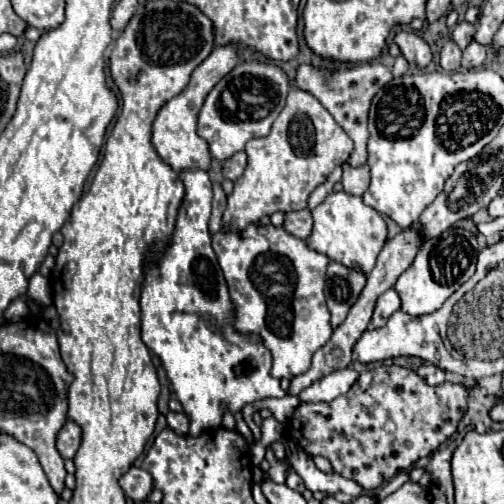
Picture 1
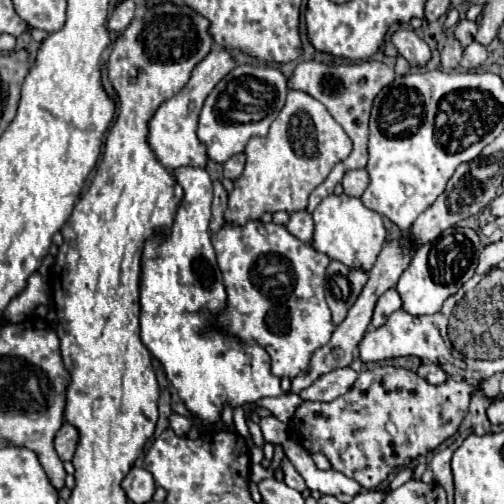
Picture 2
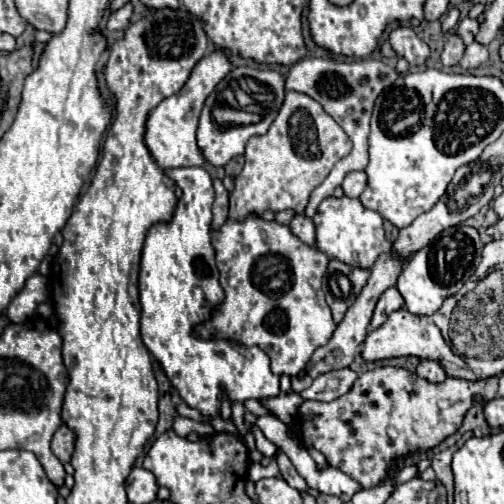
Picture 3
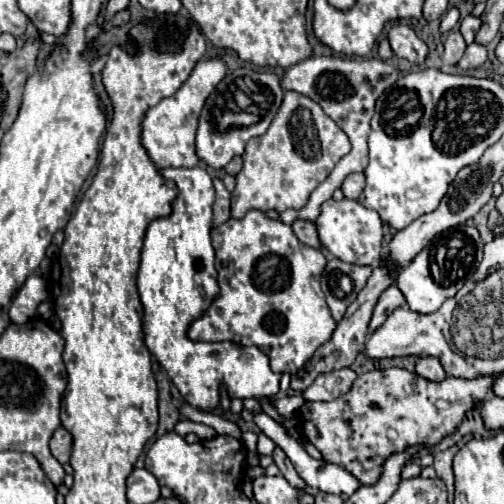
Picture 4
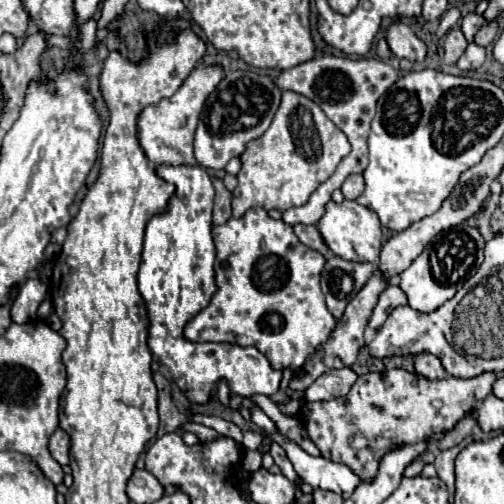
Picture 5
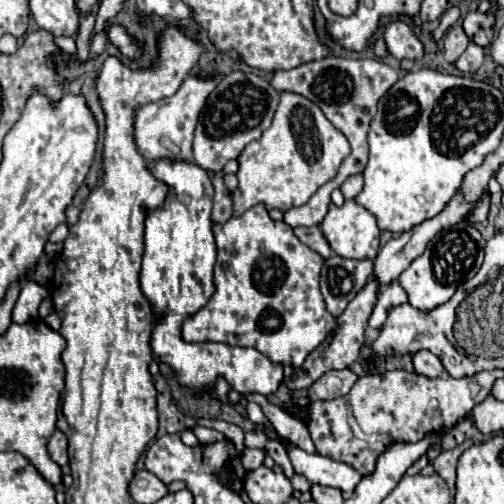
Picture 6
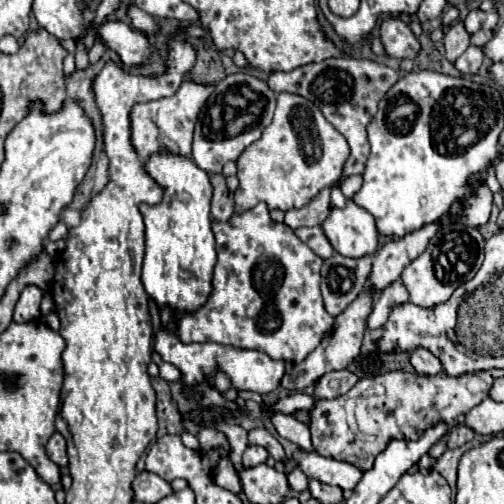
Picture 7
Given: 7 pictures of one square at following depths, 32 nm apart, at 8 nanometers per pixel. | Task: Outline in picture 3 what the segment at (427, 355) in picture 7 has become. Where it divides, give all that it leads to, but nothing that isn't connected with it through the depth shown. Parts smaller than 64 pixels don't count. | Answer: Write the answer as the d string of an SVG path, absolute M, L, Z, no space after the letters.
M422 360L416 368L416 374L420 378L426 378L428 382L434 382L434 384L446 380L446 372L440 368L438 362L432 362L432 360Z

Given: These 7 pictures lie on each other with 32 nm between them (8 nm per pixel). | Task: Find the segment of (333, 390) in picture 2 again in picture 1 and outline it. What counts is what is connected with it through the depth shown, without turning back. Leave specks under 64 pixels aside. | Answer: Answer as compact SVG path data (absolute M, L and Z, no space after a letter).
M342 368L340 372L332 372L324 376L324 380L318 380L310 388L302 390L298 394L300 402L330 402L342 394L346 394L352 384L358 380L358 372L352 368Z

